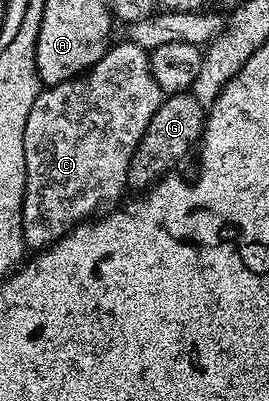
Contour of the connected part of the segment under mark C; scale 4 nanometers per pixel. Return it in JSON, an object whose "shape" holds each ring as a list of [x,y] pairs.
{"shape":[[[116,44],[106,50],[88,72],[42,90],[35,98],[35,106],[31,106],[31,114],[27,114],[27,126],[23,130],[25,193],[21,207],[26,249],[48,248],[75,225],[84,224],[102,210],[116,205],[113,203],[122,199],[121,191],[126,191],[127,170],[135,146],[139,146],[139,138],[143,138],[143,130],[147,130],[147,122],[151,122],[151,114],[159,110],[163,93],[151,74],[149,52],[137,44]]]}

